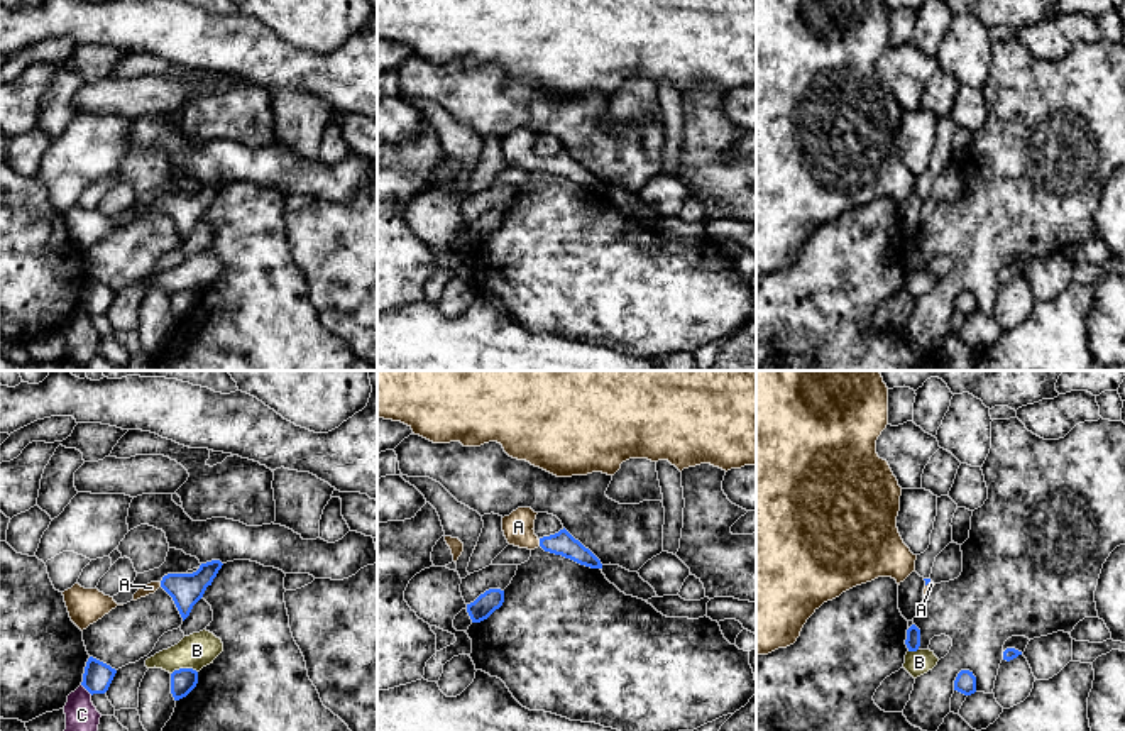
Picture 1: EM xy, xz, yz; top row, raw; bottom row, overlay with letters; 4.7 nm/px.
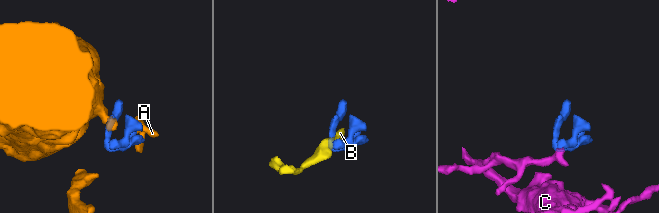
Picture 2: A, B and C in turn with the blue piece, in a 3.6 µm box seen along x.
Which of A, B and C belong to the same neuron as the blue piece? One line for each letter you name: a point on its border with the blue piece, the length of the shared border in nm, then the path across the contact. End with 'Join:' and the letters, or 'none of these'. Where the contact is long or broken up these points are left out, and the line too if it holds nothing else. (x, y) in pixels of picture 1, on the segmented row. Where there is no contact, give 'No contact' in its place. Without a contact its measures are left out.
A: Touches blue at xz (540, 544). Shared border 30 nm. Path across: xz (562, 544), (540, 544), (518, 527)
Join: A

